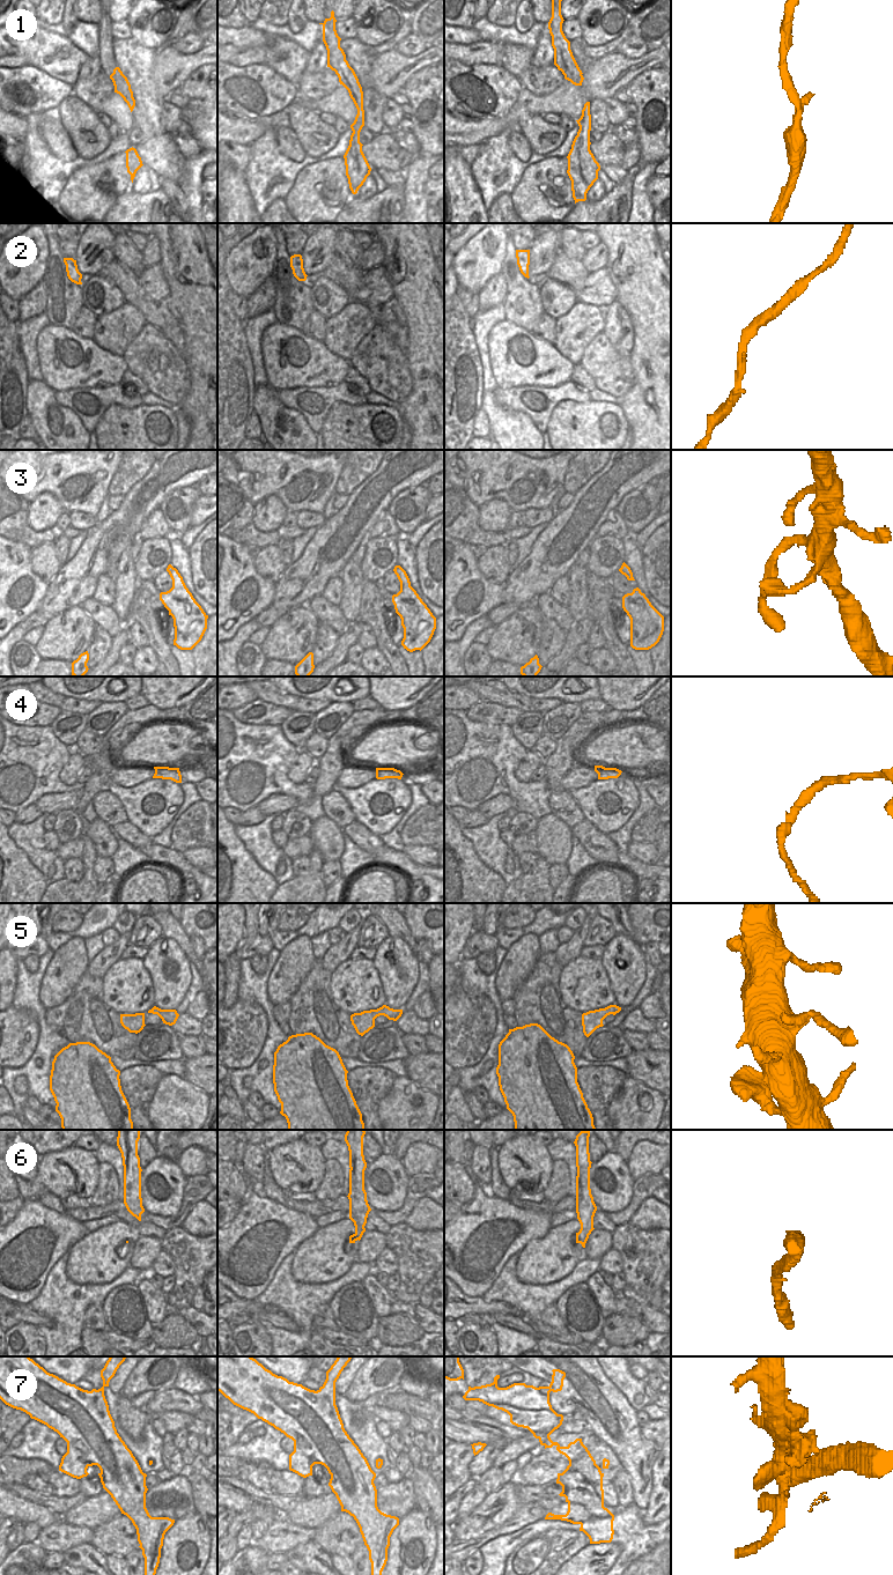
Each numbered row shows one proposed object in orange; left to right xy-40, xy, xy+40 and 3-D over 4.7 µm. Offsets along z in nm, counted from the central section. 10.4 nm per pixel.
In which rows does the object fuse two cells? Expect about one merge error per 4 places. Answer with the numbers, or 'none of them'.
7.

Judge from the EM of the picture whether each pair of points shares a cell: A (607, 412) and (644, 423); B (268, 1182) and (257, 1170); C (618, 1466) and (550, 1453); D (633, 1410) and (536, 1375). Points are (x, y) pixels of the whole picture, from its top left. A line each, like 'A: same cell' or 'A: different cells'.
A: different cells
B: different cells
C: different cells
D: different cells

